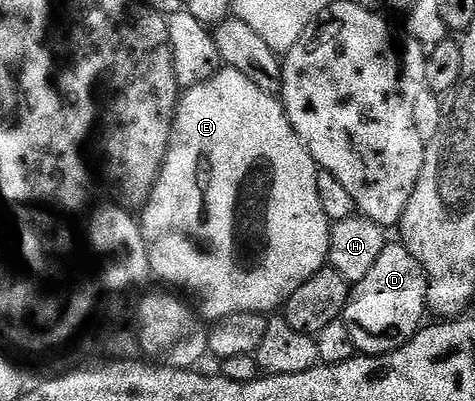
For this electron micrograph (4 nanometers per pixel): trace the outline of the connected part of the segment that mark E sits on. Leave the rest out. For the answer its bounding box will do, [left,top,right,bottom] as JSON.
[138,67,330,323]

